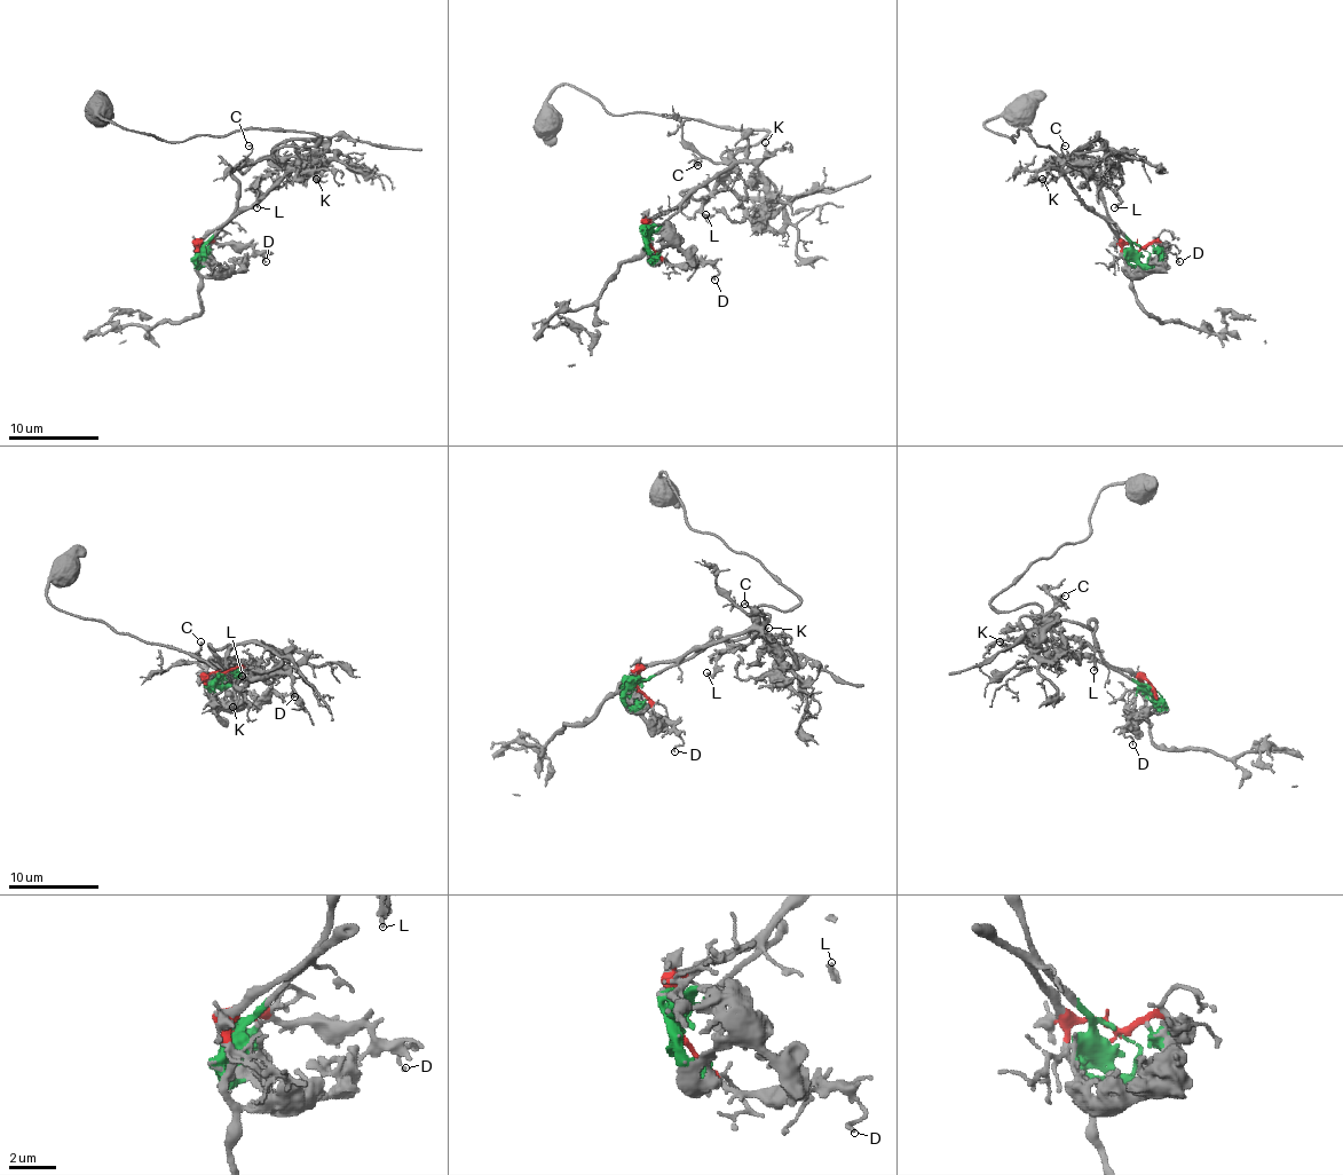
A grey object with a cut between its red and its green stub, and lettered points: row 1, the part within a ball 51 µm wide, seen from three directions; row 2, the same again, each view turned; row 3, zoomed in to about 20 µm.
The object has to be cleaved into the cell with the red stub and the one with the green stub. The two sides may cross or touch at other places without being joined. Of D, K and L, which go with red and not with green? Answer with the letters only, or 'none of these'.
D, K

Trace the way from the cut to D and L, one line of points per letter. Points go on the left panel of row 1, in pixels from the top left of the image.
D: (197, 249), (211, 242), (244, 244), (269, 253), (267, 262)
L: (197, 249), (230, 217), (237, 190), (235, 170), (244, 172), (265, 156), (281, 165), (253, 188), (258, 207)

